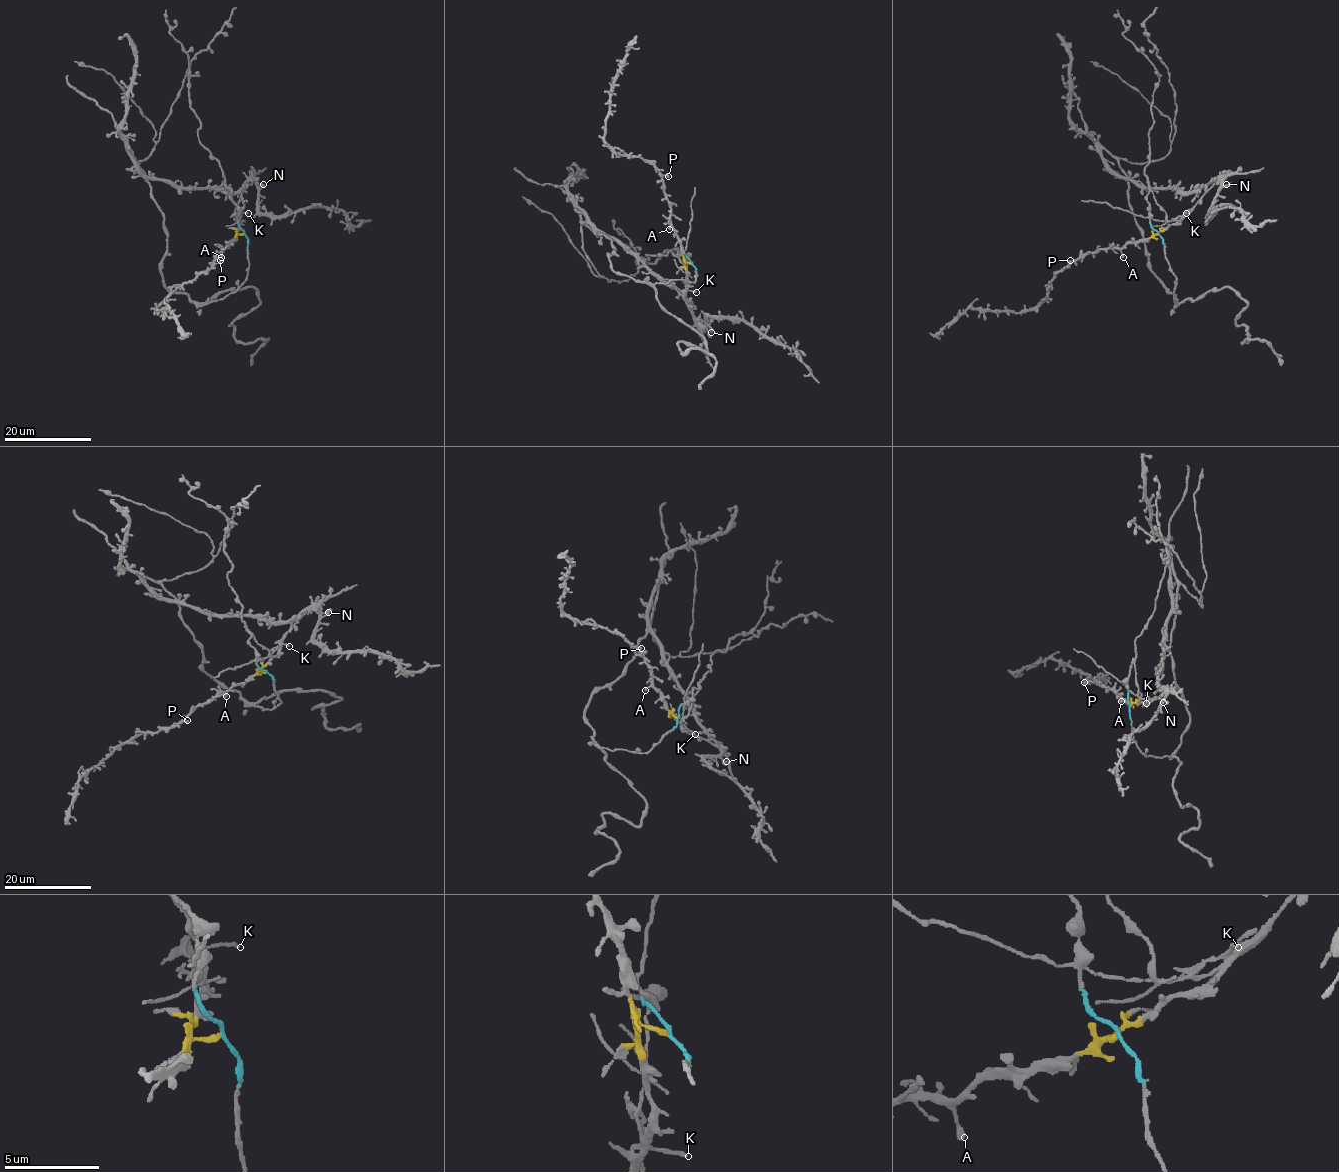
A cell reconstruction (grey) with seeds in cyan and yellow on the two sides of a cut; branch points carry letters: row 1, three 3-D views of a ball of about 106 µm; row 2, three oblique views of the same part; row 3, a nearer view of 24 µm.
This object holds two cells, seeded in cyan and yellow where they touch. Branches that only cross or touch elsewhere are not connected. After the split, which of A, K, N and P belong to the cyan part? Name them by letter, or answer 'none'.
N

